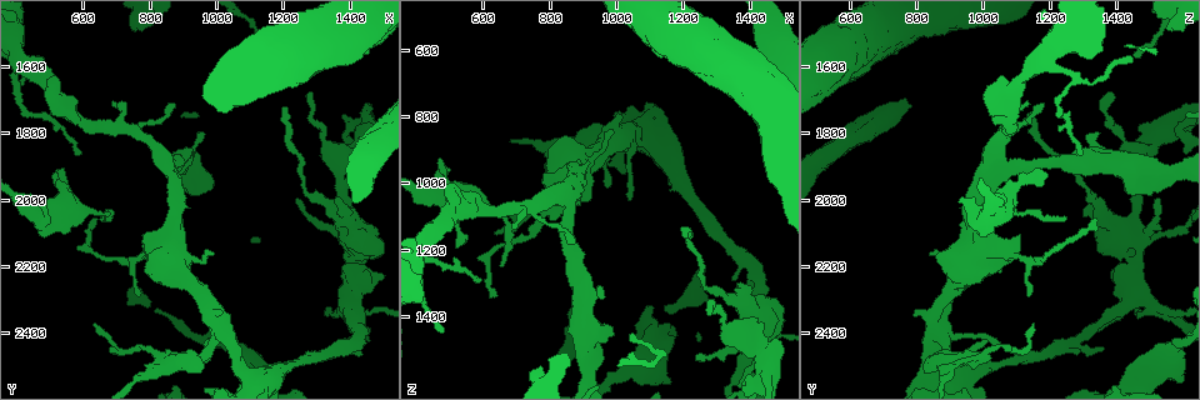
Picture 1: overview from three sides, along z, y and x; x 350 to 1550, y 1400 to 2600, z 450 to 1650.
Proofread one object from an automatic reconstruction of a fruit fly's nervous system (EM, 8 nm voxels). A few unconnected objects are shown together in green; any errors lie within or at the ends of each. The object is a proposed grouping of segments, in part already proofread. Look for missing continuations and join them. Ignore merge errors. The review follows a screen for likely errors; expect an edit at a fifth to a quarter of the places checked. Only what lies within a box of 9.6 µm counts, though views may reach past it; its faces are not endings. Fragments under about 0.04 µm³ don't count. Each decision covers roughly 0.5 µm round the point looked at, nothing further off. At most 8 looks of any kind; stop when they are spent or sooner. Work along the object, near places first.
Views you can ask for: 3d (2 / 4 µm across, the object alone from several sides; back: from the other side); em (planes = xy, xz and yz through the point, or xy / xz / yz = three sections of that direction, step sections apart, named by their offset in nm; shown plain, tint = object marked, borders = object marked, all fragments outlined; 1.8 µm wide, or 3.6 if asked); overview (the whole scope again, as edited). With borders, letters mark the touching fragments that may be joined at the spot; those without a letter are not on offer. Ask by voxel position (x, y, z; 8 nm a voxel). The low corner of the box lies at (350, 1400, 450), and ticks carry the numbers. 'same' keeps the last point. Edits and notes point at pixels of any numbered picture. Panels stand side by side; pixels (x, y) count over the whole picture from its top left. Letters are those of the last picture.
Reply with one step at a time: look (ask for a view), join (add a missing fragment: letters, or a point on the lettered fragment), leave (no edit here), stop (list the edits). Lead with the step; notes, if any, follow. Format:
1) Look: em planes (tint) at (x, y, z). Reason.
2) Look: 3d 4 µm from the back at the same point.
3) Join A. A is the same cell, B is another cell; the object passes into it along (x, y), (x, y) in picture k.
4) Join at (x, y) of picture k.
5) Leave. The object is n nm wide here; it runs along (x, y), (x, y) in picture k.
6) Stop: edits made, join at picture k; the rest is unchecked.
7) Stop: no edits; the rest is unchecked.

Look: 3d 4 µm from the back at (1120, 2520, 1520). Calibre changes.

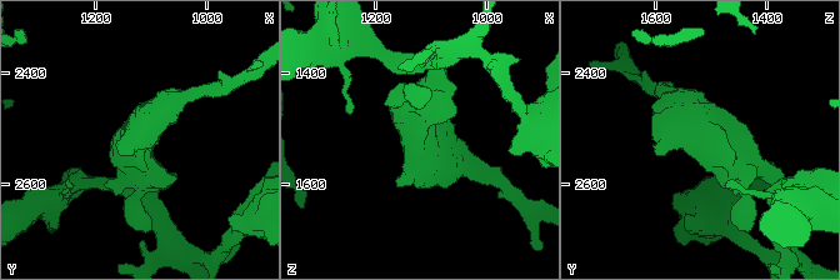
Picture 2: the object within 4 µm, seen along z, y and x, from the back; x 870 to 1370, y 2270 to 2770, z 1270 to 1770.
Look: em 3.6 µm planes (borders) at (1120, 2515, 1515).

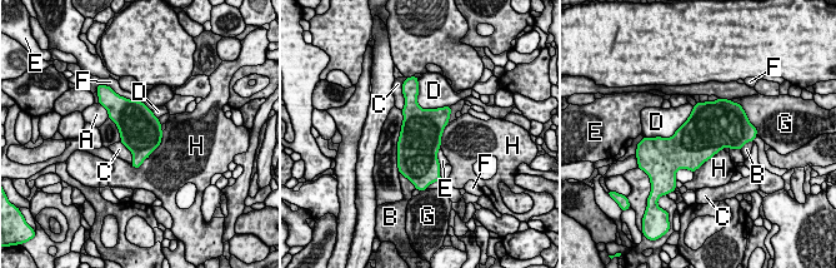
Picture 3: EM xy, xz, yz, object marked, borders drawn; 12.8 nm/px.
Leave. A, B, C, D, E, F, G and H are other cells; a border runs along (120, 140), (131, 153), (131, 164) in picture 3; none of them fits.

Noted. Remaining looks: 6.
Look: em planes (borders) at (530, 1920, 1190). An open end.

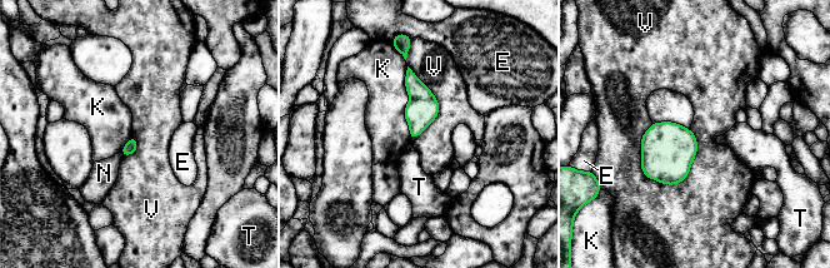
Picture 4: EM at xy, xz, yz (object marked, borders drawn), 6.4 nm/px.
Leave. E, K, N, T and V are other cells; a border runs along (651, 124), (641, 172), (674, 185) in picture 4; none of them fits.

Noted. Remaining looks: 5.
Look: 3d 4 µm at (470, 2000, 920). An open end.

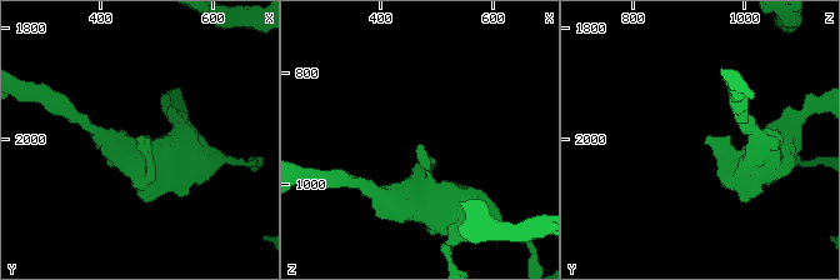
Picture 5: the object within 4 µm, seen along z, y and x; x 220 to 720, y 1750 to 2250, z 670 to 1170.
Look: em planes (borders) at (470, 2005, 925). Now the EM.

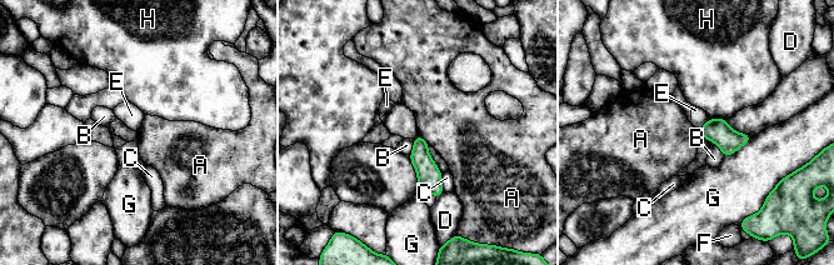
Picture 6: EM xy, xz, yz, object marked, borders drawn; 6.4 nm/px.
Leave. A, B, C, D, E, F, G and H are other cells; a border runs along (418, 135), (429, 144) in picture 6; none of them fits.

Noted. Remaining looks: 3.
Look: 3d 4 µm at (780, 1490, 1550). Branch stops here.

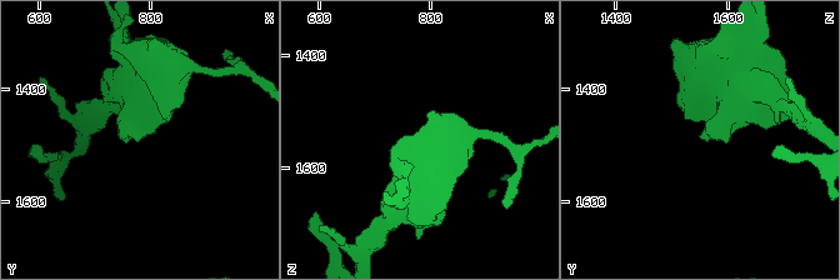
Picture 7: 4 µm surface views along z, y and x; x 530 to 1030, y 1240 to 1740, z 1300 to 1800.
Look: em xy step 4 (tint) at (770, 1490, 1550).

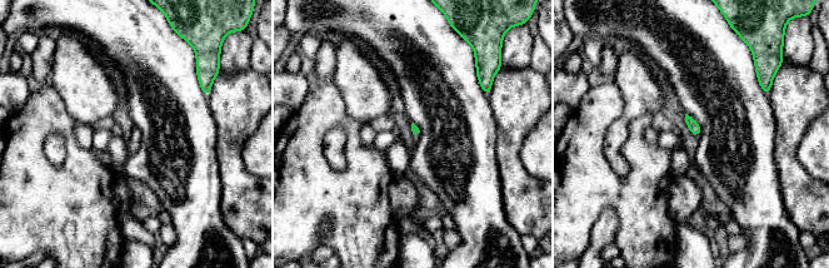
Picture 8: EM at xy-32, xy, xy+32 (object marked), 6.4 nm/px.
Look: em planes (borders) at the same point.

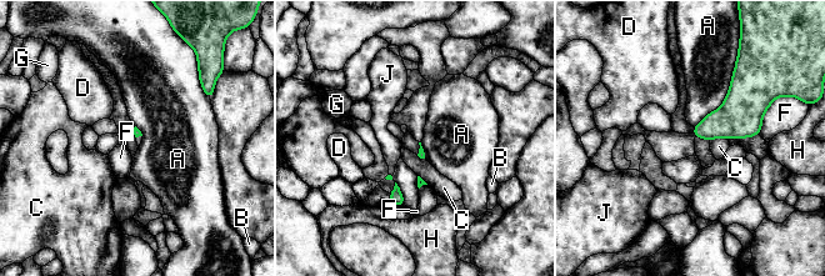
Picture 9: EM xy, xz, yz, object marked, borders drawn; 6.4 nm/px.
Leave. A, B, C, D, F, G, H and J are other cells; a border runs along (735, 63), (724, 101), (694, 128) in picture 9; no lettered fragment goes on from it.

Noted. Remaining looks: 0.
Stop: no edits; the rest is unchecked.

